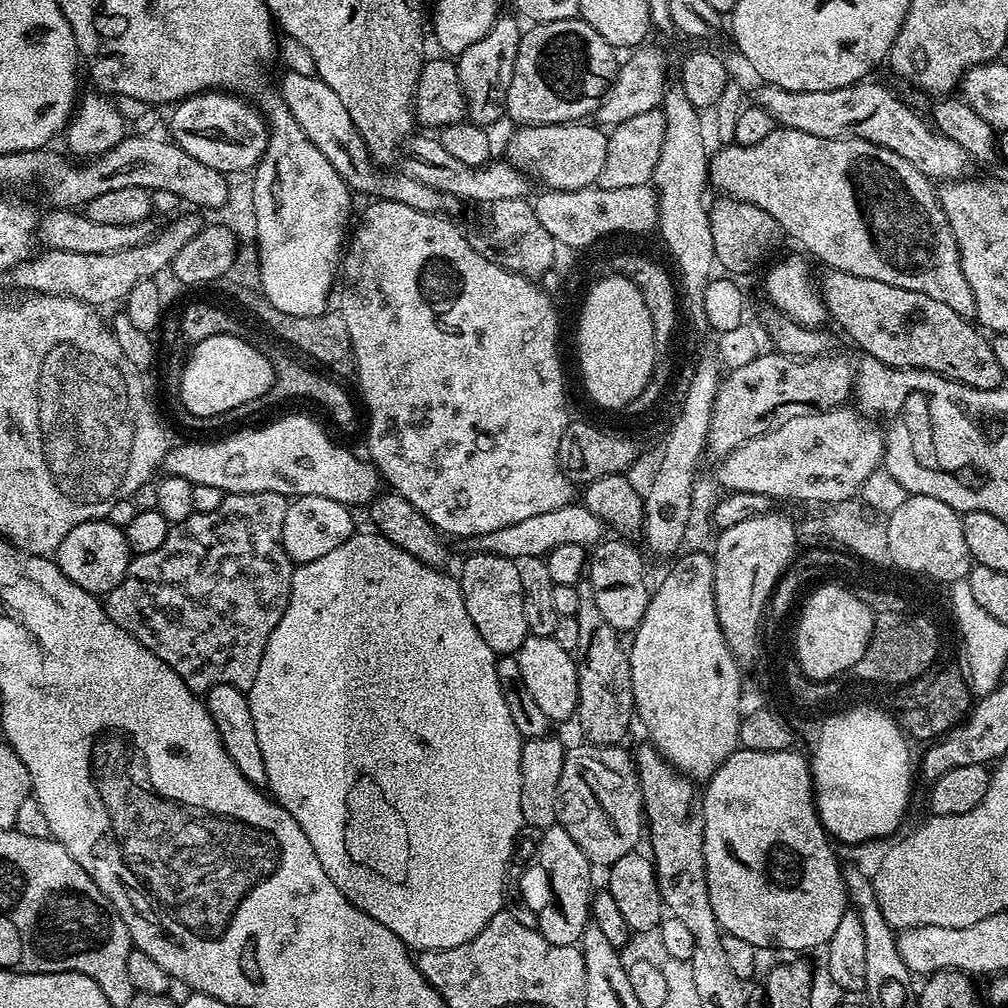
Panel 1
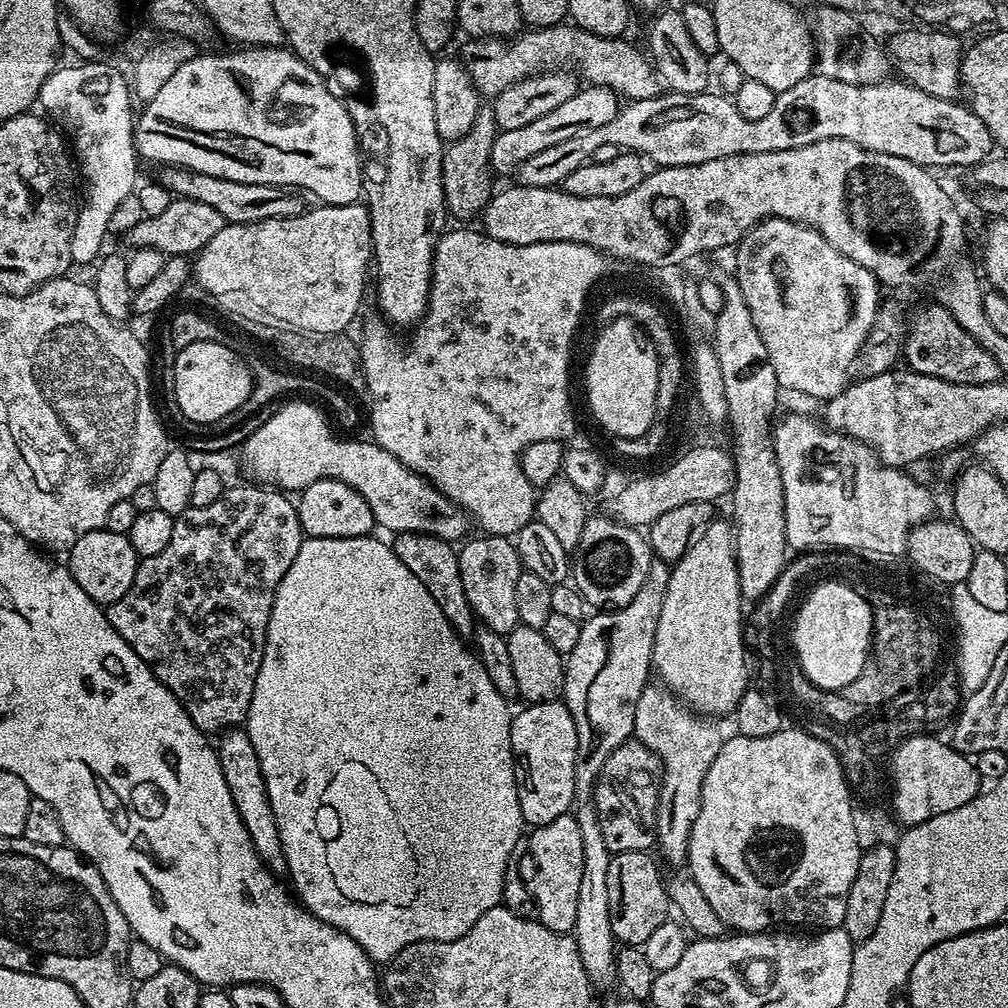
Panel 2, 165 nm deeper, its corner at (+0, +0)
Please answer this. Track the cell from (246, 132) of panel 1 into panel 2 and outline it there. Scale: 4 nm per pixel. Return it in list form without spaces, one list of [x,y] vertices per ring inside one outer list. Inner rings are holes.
[[[240,46],[237,52],[226,52],[222,56],[197,54],[191,60],[182,62],[178,70],[143,105],[144,113],[135,117],[135,143],[139,159],[156,164],[188,168],[198,174],[212,174],[214,178],[230,178],[230,182],[250,182],[251,184],[274,184],[285,190],[305,188],[312,196],[317,196],[320,204],[355,204],[361,199],[365,177],[362,175],[362,153],[360,141],[356,138],[356,127],[346,110],[346,106],[329,90],[321,76],[304,59],[284,46],[265,48],[263,46]]]

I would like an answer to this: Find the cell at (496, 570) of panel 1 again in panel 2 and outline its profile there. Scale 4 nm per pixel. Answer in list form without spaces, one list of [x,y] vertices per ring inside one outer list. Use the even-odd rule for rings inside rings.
[[[487,534],[477,537],[477,540],[469,539],[463,545],[465,548],[461,547],[458,552],[462,586],[477,621],[485,628],[507,634],[520,624],[518,601],[514,598],[514,586],[518,586],[522,571],[520,555],[516,553],[515,543],[509,537]]]

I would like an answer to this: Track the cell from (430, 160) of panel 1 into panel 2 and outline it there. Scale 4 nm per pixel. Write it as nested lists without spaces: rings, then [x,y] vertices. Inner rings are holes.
[[[813,74],[798,82],[798,86],[790,86],[790,90],[779,93],[774,107],[765,117],[747,120],[742,118],[742,114],[738,114],[735,99],[719,91],[709,90],[687,96],[668,90],[654,98],[627,101],[606,126],[586,130],[586,134],[566,138],[566,142],[558,142],[558,146],[550,146],[549,149],[534,154],[534,158],[526,158],[526,162],[522,162],[514,176],[526,187],[555,188],[563,185],[564,179],[574,174],[574,170],[589,163],[595,157],[598,146],[618,146],[622,150],[636,153],[645,161],[653,160],[653,165],[673,168],[714,162],[718,158],[734,154],[766,154],[770,150],[790,150],[798,146],[810,146],[810,142],[819,140],[849,140],[866,150],[890,154],[894,158],[906,158],[926,169],[956,167],[968,170],[993,155],[994,141],[990,130],[986,130],[986,122],[982,122],[982,118],[978,118],[978,114],[974,114],[971,107],[961,104],[956,100],[943,100],[926,94],[913,84],[896,78],[886,79],[881,84],[850,86],[850,82],[837,82],[834,78]]]

